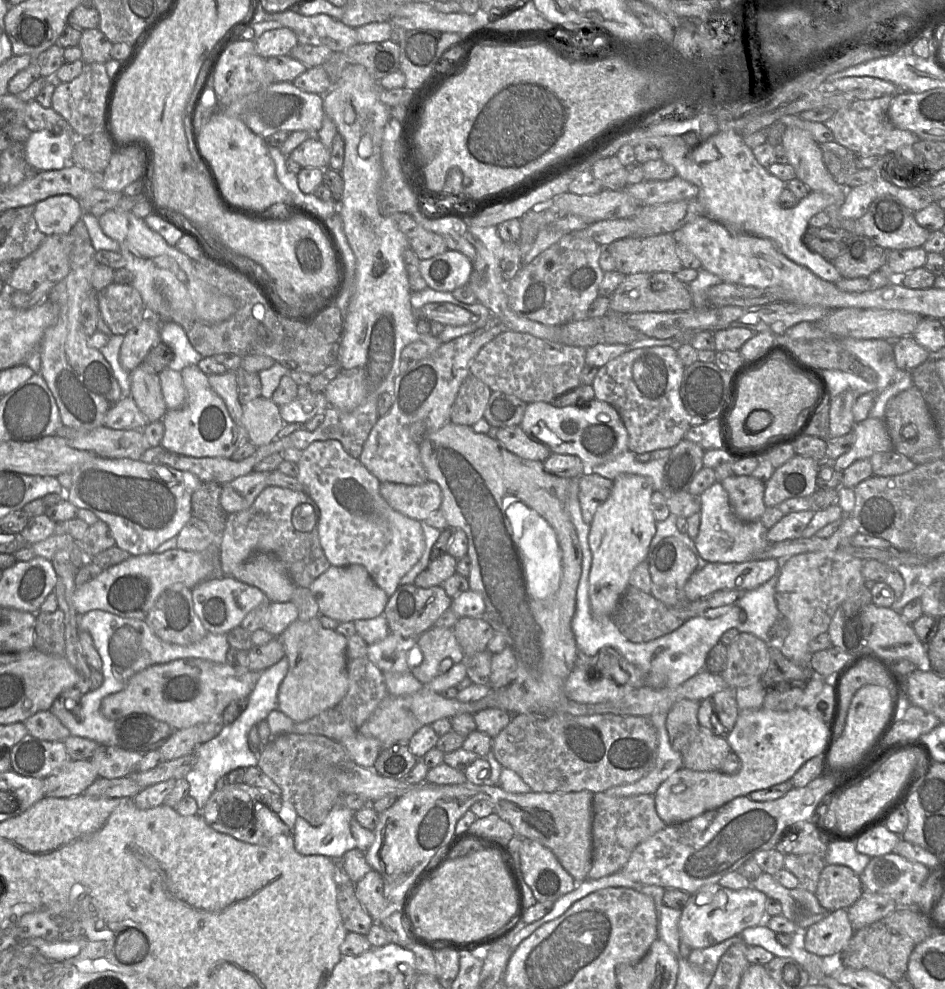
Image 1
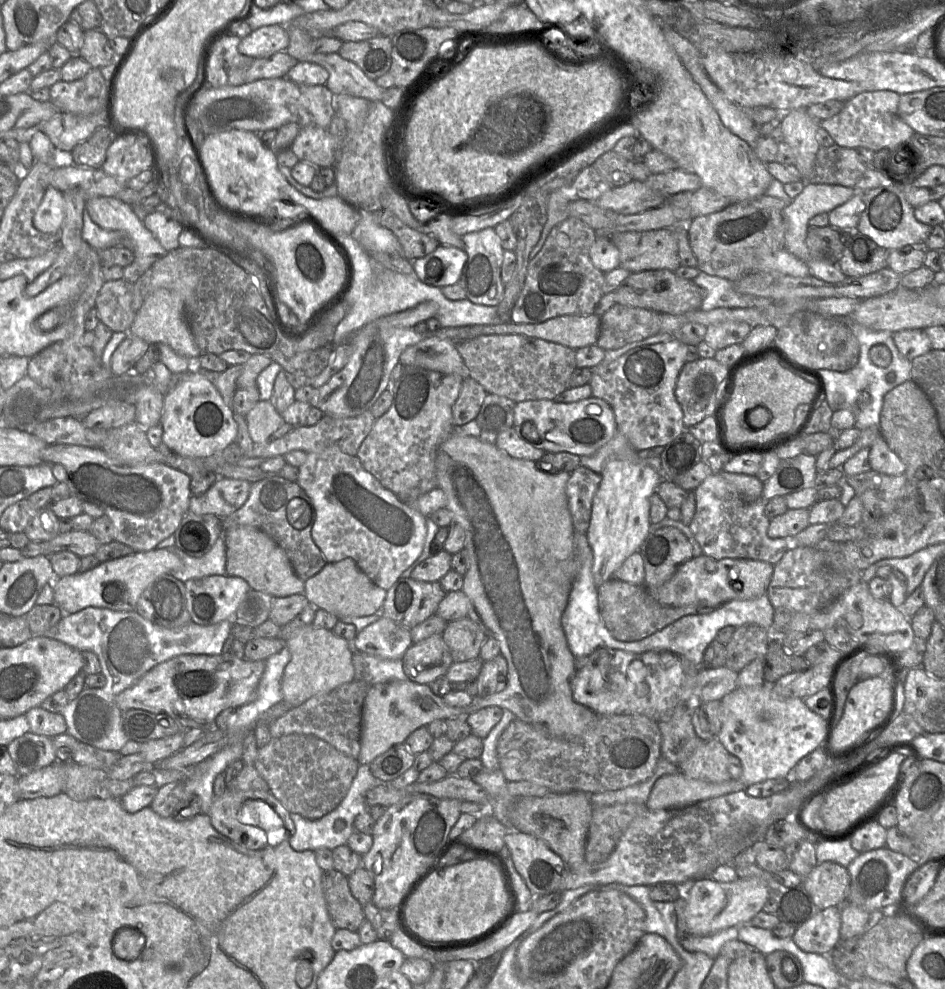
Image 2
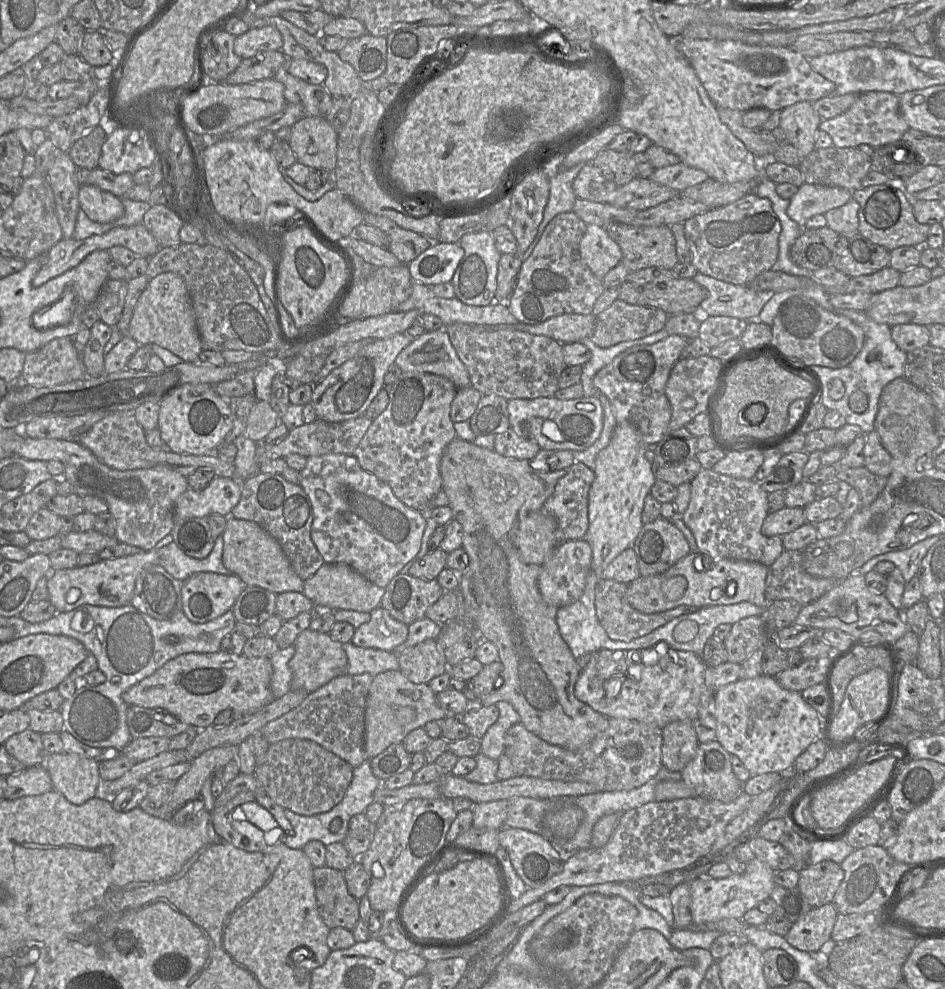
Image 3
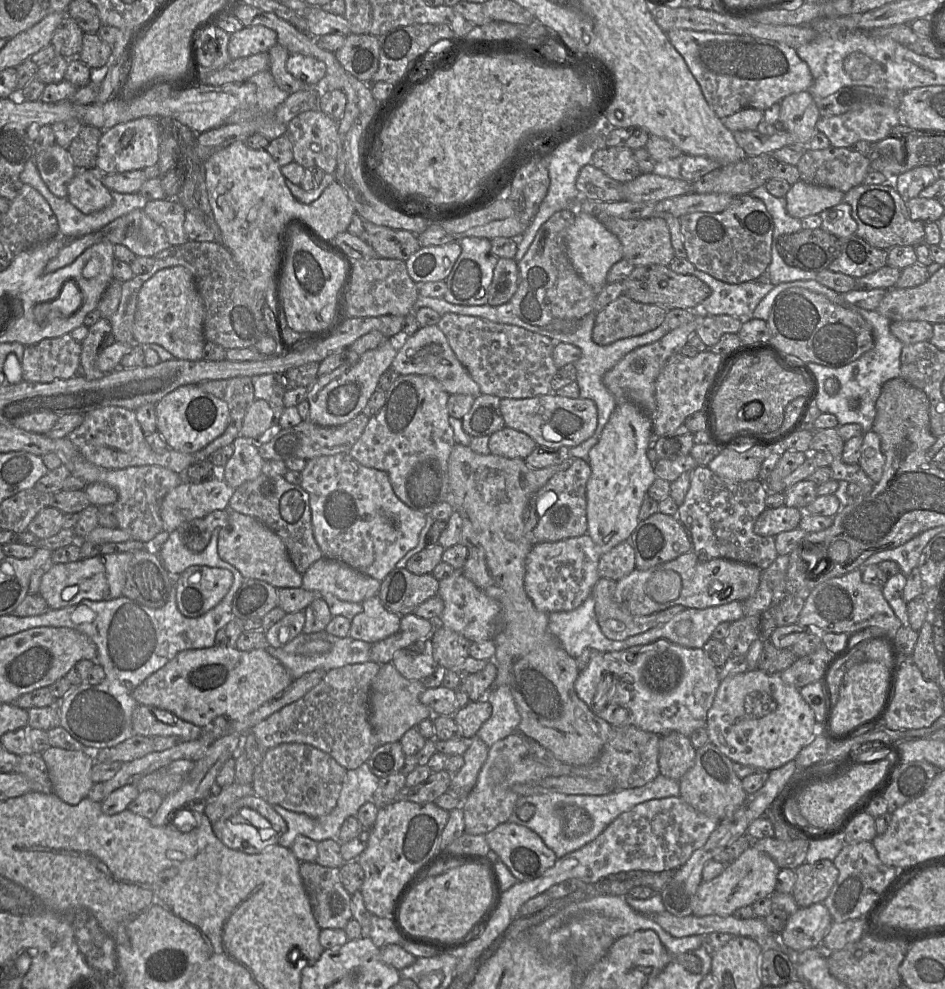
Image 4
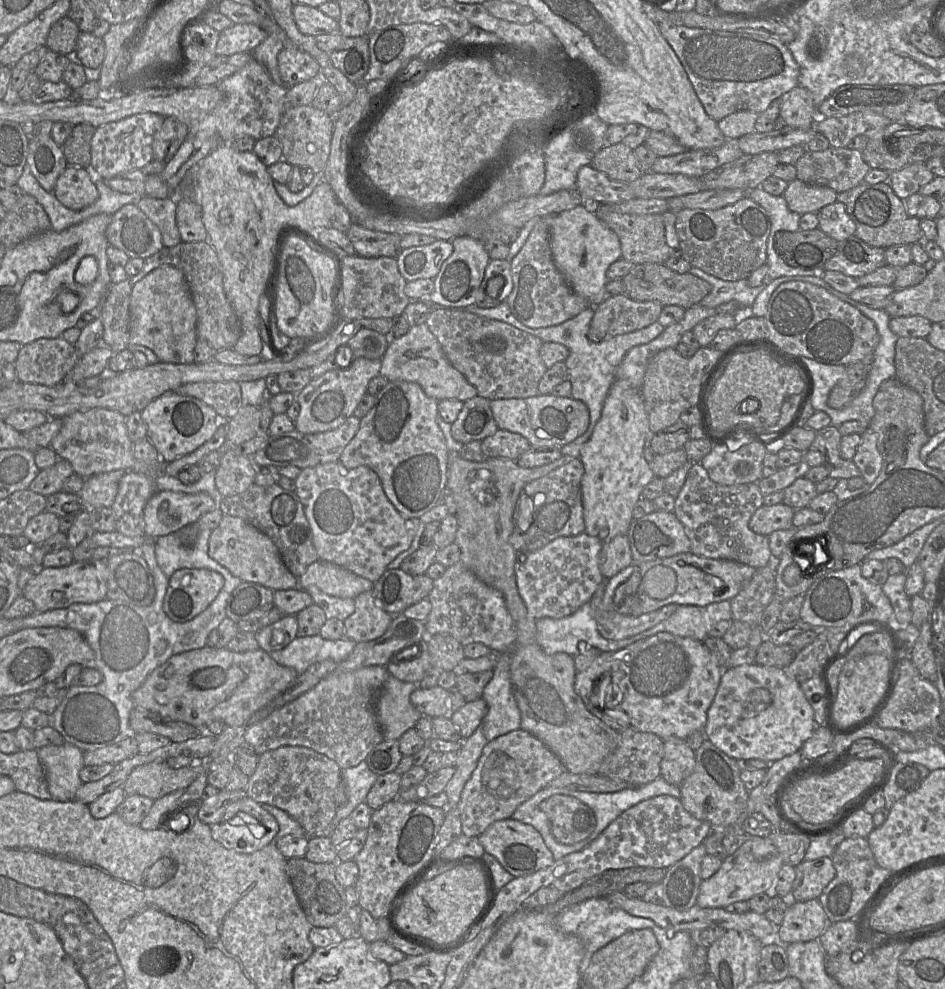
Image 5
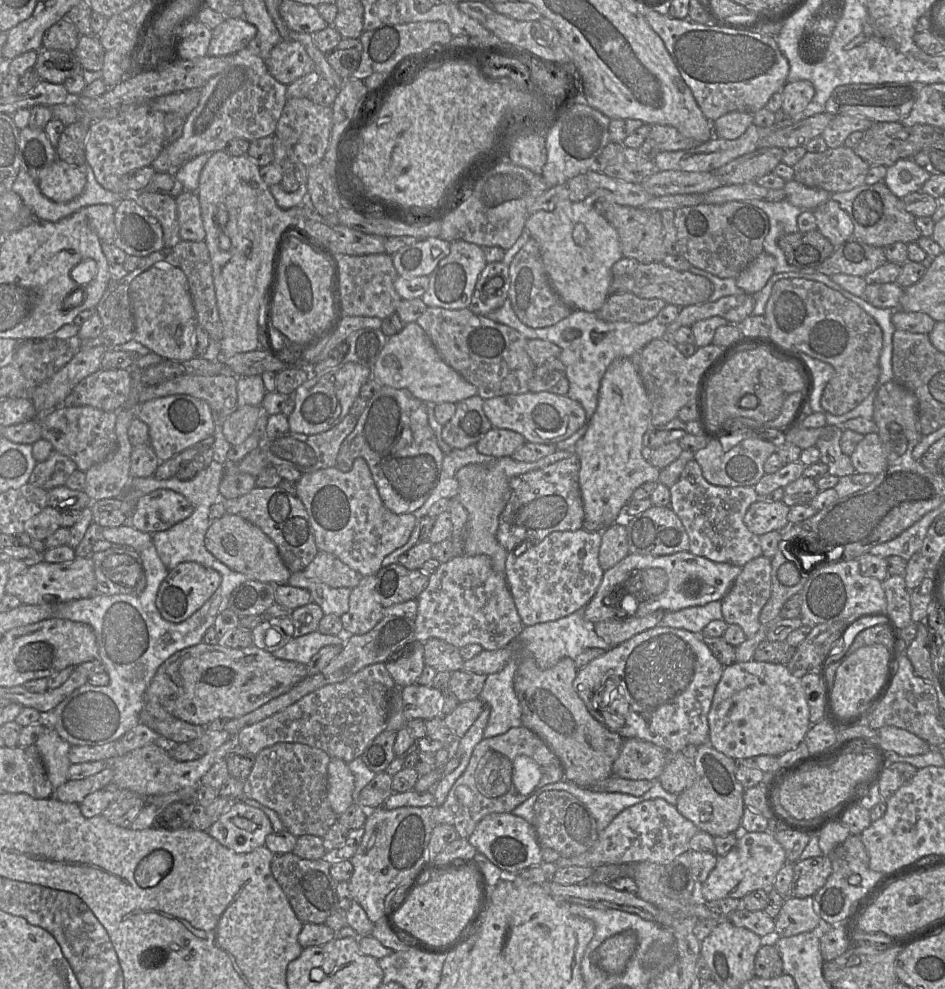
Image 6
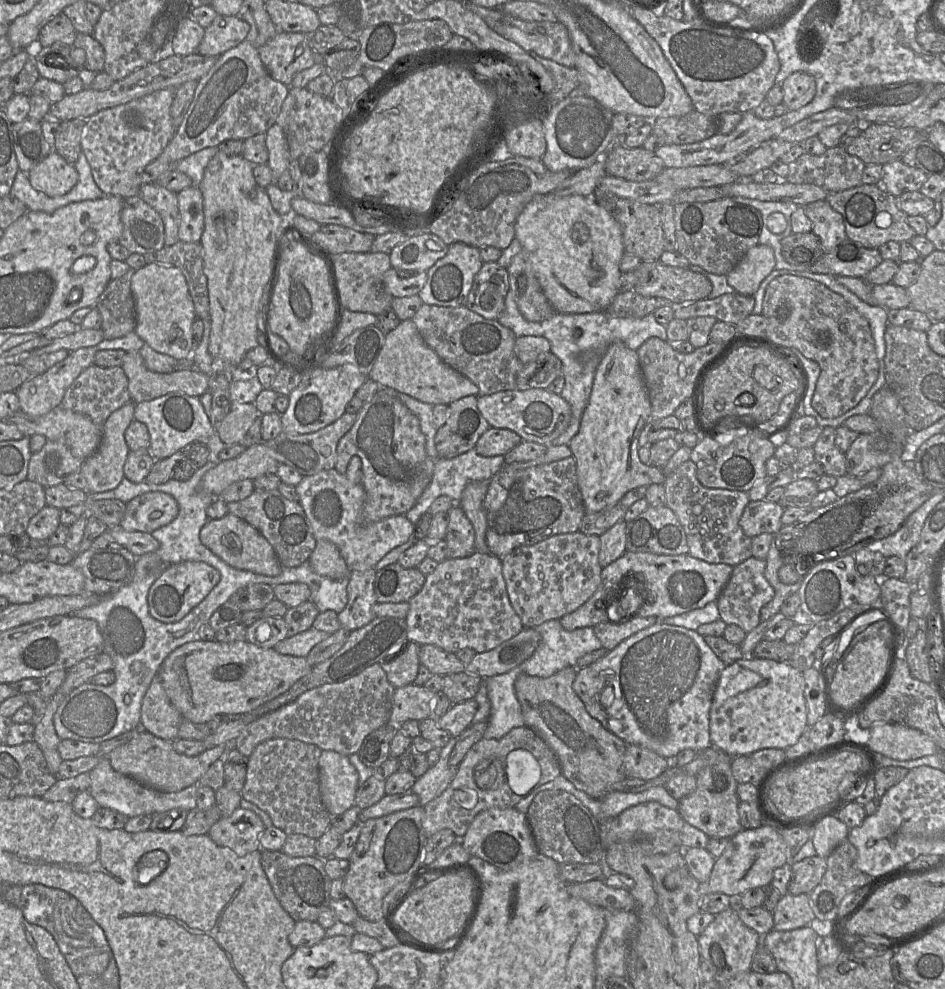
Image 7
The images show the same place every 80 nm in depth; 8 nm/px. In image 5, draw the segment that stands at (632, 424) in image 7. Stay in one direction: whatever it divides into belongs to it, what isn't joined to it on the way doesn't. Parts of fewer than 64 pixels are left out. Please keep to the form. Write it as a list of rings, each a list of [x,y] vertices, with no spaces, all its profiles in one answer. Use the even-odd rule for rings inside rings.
[[[615,380],[605,398],[601,416],[589,440],[580,451],[584,467],[581,481],[585,533],[602,543],[618,535],[627,535],[633,508],[641,499],[644,487],[655,477],[645,460],[645,440],[649,419],[640,389],[626,381]]]

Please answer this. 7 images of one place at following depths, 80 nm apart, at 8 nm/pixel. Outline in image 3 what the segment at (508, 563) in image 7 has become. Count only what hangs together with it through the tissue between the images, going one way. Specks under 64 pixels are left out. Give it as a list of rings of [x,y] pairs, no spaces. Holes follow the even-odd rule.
[[[586,539],[563,541],[544,564],[538,588],[546,602],[558,608],[572,604],[584,592],[588,574],[592,571],[592,548]]]

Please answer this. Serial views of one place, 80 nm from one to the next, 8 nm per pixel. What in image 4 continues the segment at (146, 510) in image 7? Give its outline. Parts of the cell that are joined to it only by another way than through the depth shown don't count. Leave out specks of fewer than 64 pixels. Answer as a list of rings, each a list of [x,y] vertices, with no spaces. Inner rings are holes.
[[[211,478],[200,484],[181,483],[162,501],[163,531],[170,533],[184,522],[204,518],[215,510],[228,510],[234,490],[221,478]]]

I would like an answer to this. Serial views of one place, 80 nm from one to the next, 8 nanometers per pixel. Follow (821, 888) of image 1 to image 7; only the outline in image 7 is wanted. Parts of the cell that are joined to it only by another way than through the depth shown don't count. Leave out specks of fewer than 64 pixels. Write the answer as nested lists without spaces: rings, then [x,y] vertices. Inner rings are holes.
[[[817,855],[792,864],[788,893],[809,894],[820,883],[826,869],[826,858]]]

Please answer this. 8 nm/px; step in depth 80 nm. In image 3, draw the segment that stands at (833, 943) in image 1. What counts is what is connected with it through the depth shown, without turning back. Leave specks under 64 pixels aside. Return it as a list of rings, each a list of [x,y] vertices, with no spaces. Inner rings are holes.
[[[832,903],[814,907],[794,922],[784,936],[790,945],[807,952],[826,949],[839,912]]]

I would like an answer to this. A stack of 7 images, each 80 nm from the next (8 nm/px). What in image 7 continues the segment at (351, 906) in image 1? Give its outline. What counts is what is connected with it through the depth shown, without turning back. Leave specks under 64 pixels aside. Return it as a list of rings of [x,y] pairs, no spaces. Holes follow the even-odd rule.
[[[261,850],[261,864],[271,888],[294,921],[317,921],[324,910],[330,908],[332,879],[324,869],[324,860],[317,856],[292,857],[281,851]]]

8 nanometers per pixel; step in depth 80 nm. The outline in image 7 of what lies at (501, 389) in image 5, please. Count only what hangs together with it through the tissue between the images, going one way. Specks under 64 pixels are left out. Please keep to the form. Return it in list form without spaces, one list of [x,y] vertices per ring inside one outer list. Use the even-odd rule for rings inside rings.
[[[423,304],[411,319],[425,343],[440,359],[454,370],[470,379],[480,390],[480,395],[491,395],[506,390],[516,390],[516,378],[524,364],[514,353],[516,336],[498,320],[488,320],[465,306],[442,307]]]

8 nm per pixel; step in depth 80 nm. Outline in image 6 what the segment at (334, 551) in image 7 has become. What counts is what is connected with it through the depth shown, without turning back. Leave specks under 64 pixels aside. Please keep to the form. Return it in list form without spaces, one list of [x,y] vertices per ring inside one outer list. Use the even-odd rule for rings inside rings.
[[[318,551],[303,573],[307,578],[317,579],[332,588],[353,589],[363,577],[333,554],[323,551]]]

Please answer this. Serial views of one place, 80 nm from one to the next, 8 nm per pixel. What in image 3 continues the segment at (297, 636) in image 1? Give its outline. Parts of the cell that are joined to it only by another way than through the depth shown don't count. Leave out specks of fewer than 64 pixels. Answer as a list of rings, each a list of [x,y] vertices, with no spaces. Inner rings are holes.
[[[304,630],[294,642],[295,654],[289,661],[292,673],[291,690],[303,690],[312,693],[333,678],[342,675],[346,671],[348,659],[342,643],[333,640],[329,633],[320,633]]]

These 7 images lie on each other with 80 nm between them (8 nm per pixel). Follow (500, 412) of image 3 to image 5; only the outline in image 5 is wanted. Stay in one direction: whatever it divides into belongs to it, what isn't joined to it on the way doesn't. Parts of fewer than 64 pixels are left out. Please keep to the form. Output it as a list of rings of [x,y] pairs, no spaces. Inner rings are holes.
[[[476,395],[464,402],[457,419],[451,424],[451,435],[457,442],[467,444],[482,441],[499,429],[490,407],[491,400]]]

